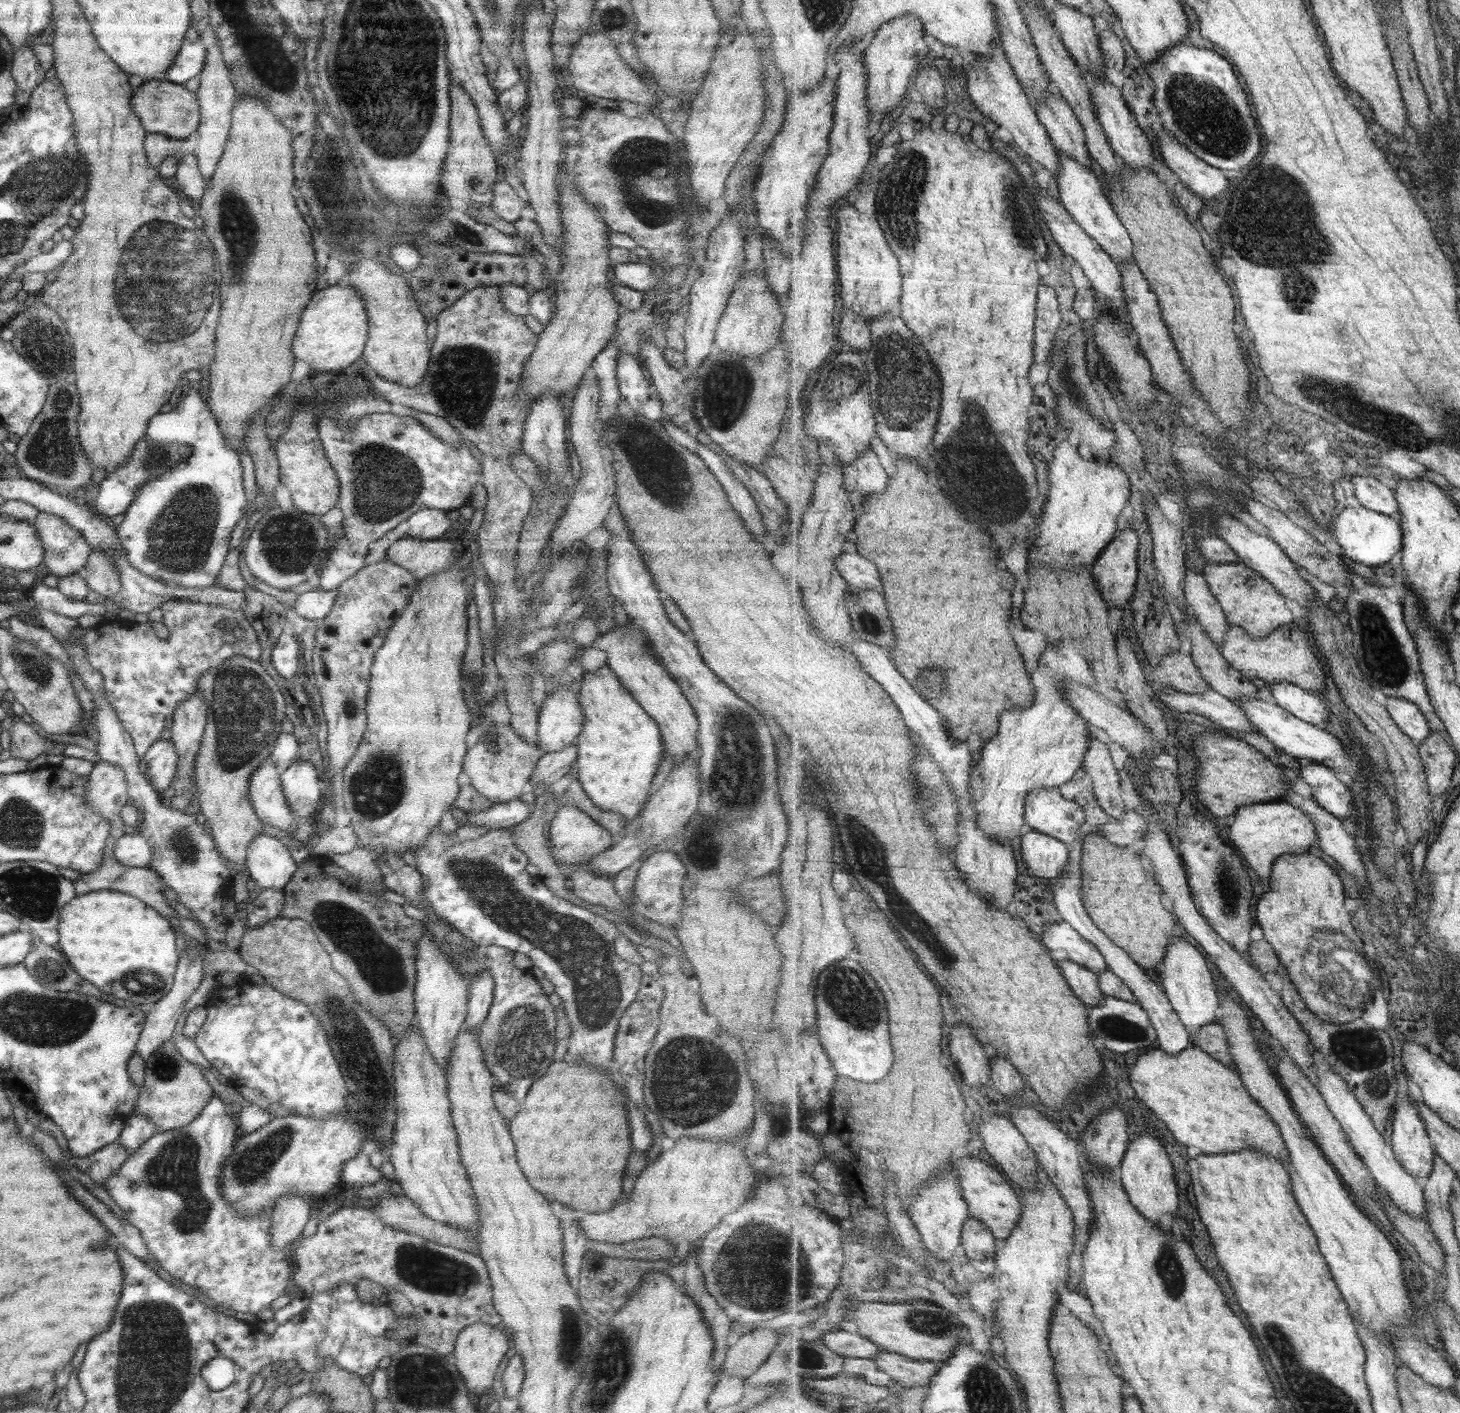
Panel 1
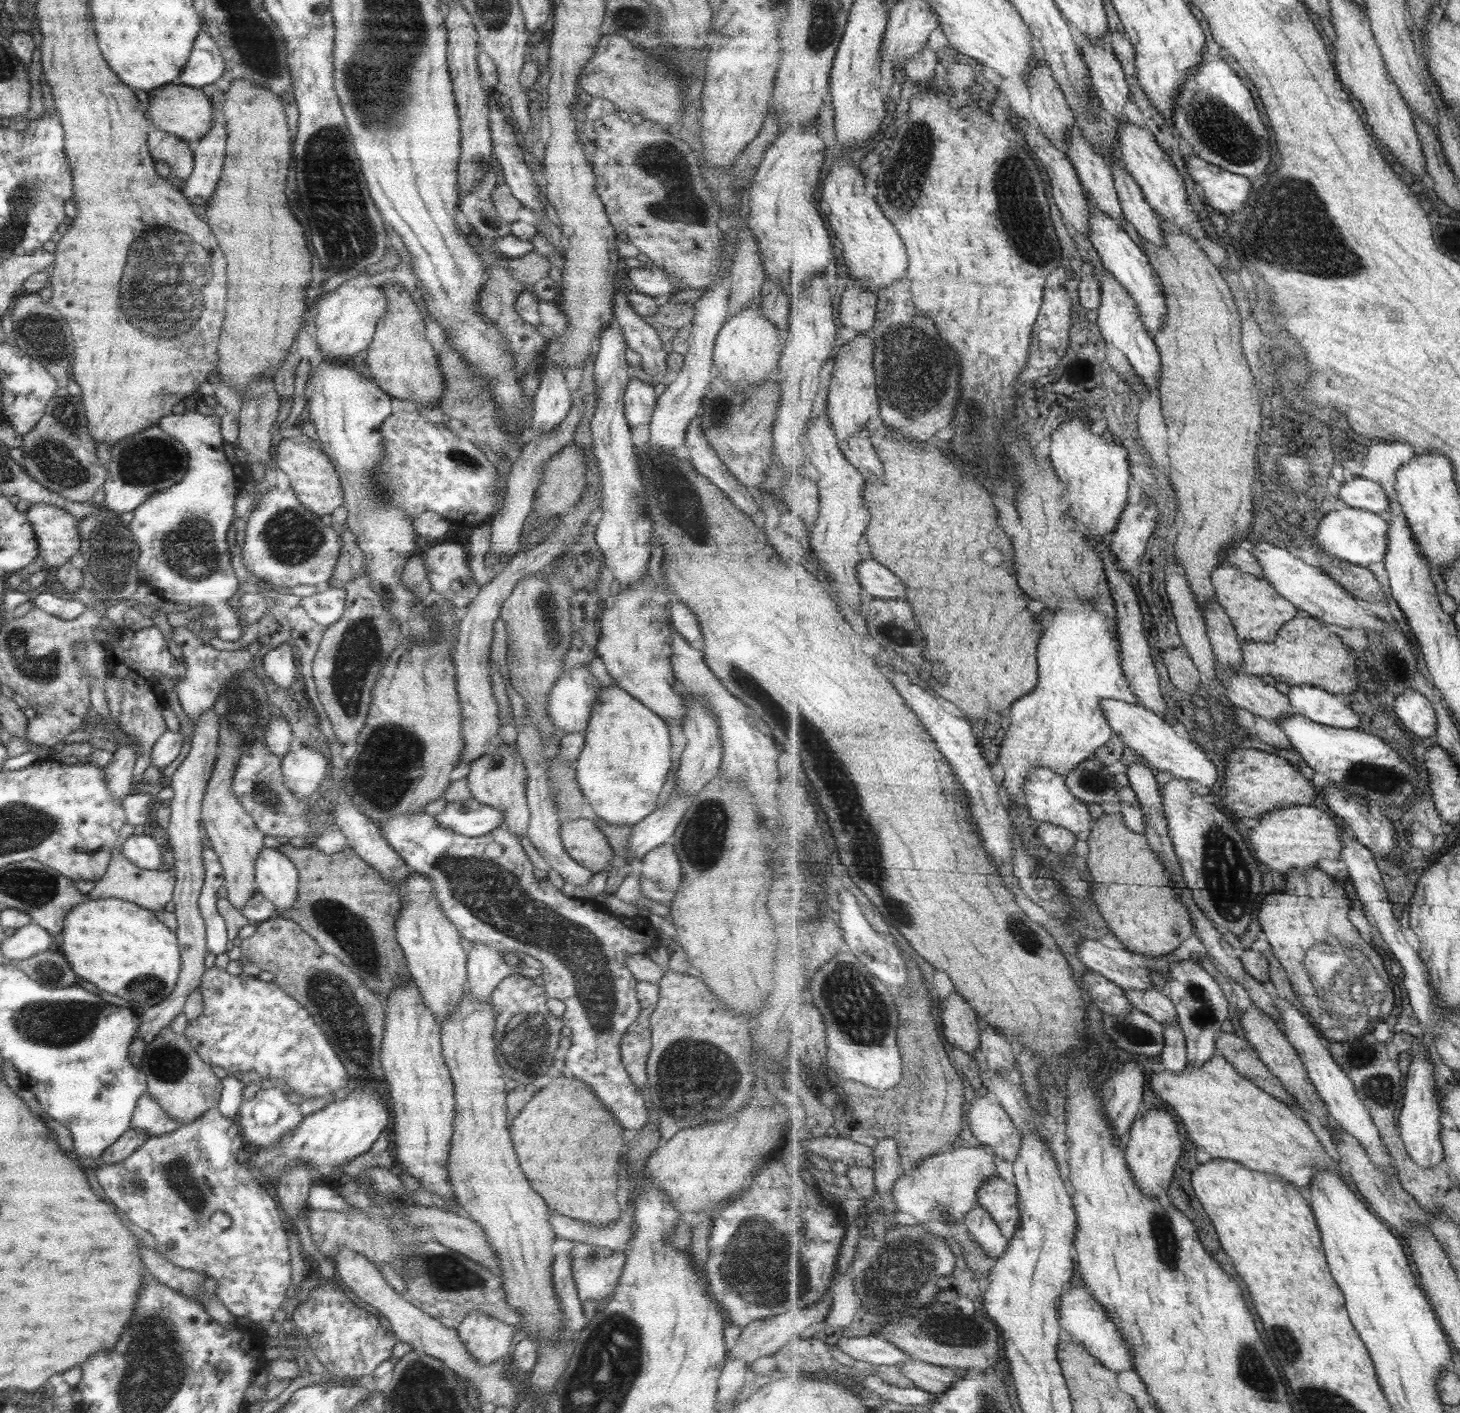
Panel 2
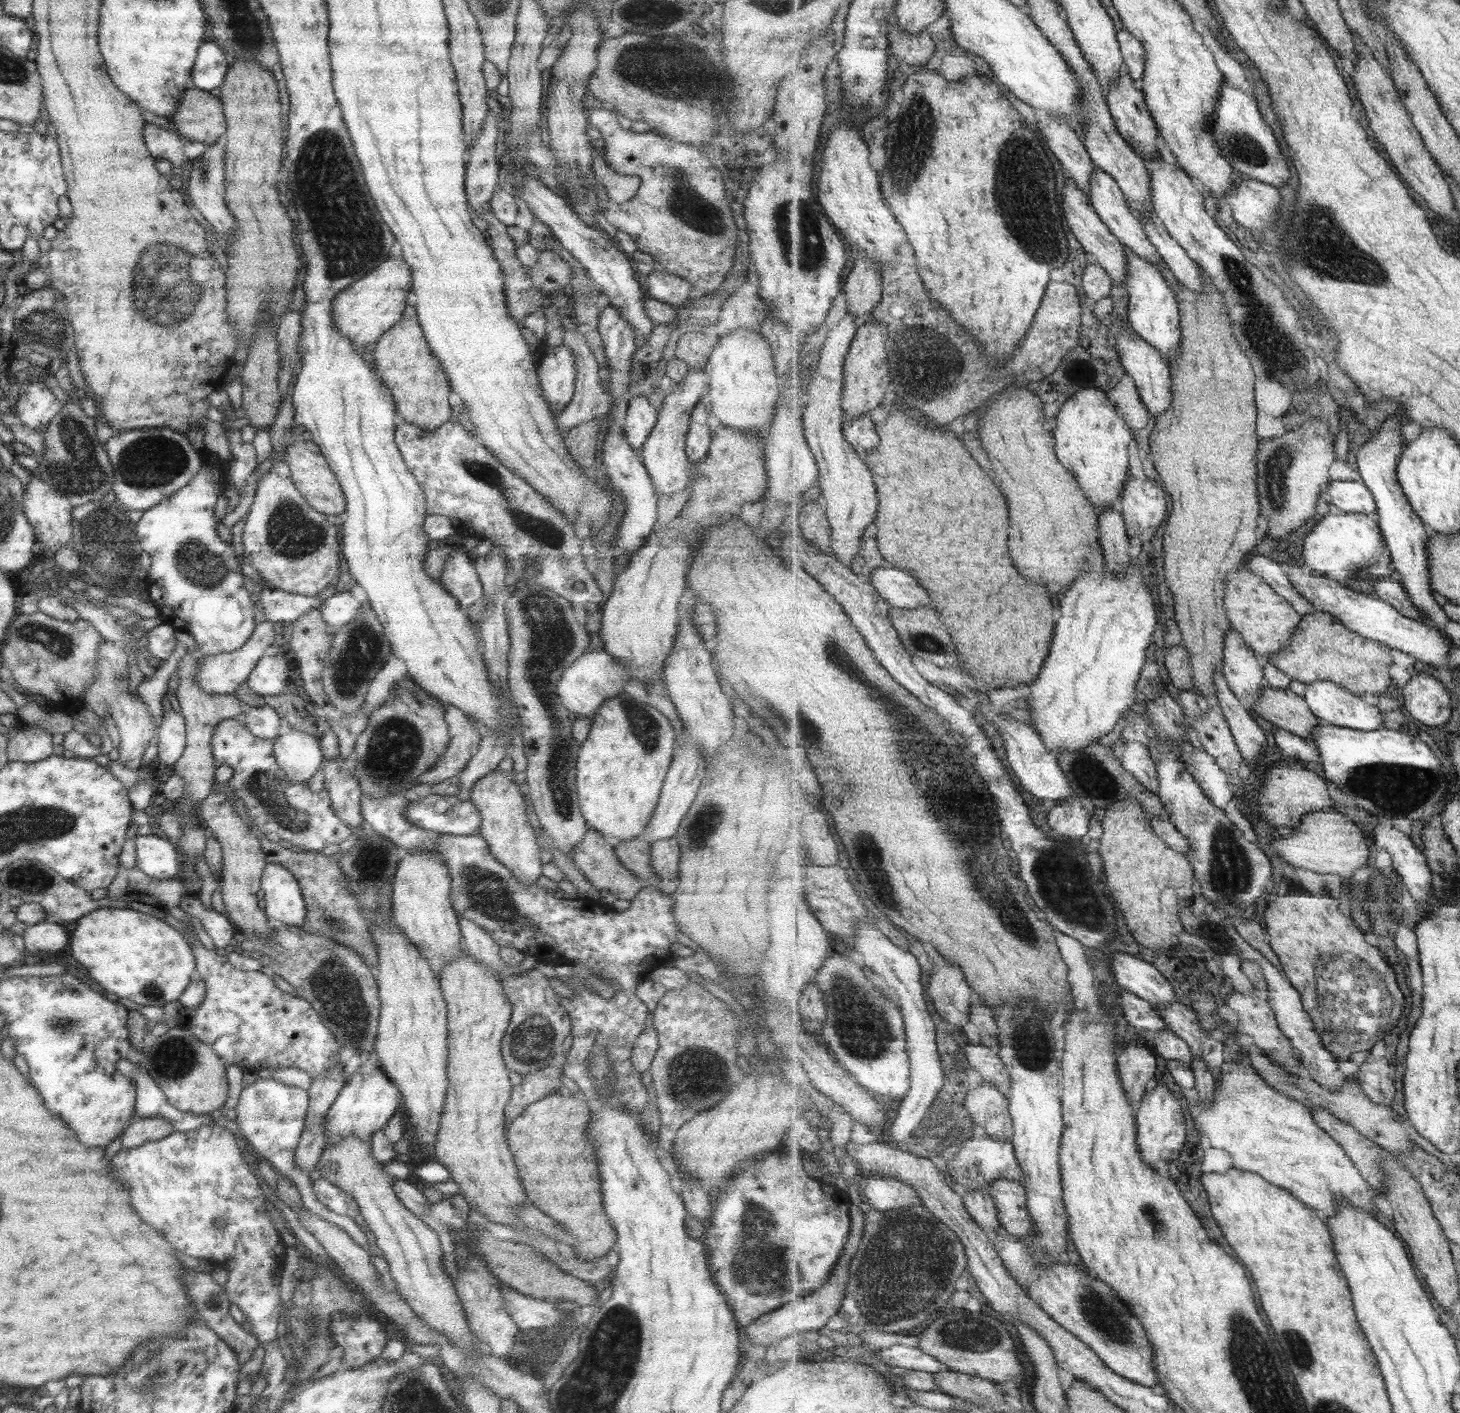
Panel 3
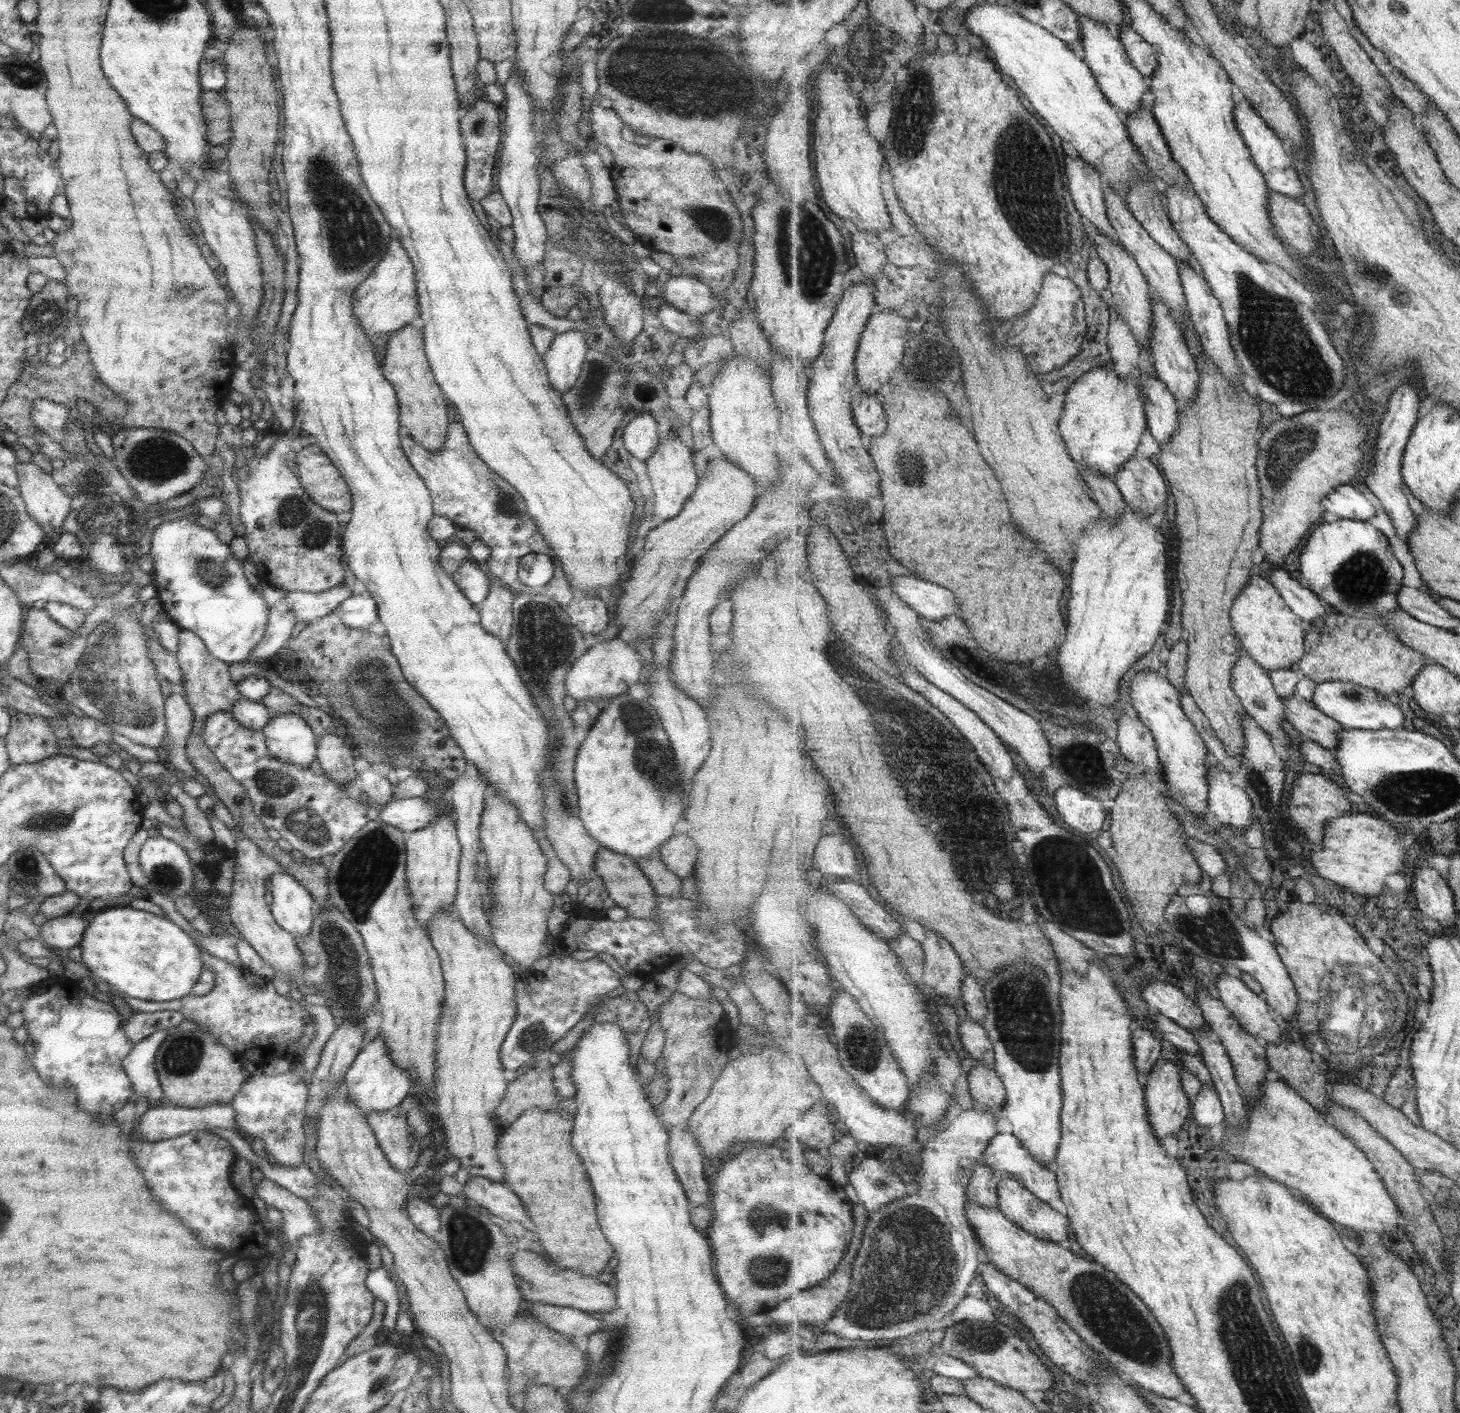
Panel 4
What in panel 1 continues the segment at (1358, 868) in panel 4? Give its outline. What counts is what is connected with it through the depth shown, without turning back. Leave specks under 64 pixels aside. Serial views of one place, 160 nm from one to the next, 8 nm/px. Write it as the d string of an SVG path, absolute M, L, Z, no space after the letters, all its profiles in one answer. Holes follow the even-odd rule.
M1285 800L1245 805L1234 816L1225 839L1238 850L1247 866L1263 878L1263 884L1270 884L1272 866L1282 854L1307 853L1318 842L1317 826L1310 815Z

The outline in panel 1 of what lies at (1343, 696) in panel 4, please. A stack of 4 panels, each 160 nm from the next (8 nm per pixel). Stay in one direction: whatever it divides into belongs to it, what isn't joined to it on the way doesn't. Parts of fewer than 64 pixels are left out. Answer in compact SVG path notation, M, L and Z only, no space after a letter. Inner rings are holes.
M1288 682L1270 684L1270 690L1275 702L1297 718L1321 728L1327 724L1329 708L1320 694Z

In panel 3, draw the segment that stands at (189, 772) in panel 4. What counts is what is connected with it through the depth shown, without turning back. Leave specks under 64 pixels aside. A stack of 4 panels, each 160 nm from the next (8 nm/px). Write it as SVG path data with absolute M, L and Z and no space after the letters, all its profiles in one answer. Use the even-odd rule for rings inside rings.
M172 709L163 712L161 723L156 730L157 750L156 762L171 766L184 749L183 717Z

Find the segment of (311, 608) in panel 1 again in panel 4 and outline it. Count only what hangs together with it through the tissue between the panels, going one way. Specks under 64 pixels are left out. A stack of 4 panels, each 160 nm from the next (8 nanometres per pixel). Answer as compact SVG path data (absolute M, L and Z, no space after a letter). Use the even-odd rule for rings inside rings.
M366 590L349 595L336 606L336 609L340 612L341 622L347 628L365 631L377 618L374 598L371 598Z

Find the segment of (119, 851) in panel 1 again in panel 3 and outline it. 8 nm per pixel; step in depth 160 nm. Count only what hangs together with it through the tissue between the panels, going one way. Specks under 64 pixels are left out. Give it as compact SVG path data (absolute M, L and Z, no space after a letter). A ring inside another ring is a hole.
M155 831L150 835L137 835L134 845L134 867L140 873L157 880L178 878L180 857L176 847L167 838Z

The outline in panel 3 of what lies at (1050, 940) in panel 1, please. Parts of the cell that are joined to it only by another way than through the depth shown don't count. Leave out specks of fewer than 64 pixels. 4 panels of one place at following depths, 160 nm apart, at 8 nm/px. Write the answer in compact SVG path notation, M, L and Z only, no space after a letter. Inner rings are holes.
M1117 952L1109 958L1116 984L1157 1006L1177 1000L1171 982L1151 964L1137 956Z

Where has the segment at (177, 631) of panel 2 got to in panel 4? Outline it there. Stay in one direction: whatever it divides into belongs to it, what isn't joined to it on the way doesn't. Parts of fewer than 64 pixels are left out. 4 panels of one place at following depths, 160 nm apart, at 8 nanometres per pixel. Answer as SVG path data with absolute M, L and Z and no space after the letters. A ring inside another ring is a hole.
M282 599L275 601L268 609L266 628L263 631L262 639L255 643L246 659L253 662L259 658L263 660L263 658L268 659L269 656L273 656L279 648L287 644L293 623L293 616Z

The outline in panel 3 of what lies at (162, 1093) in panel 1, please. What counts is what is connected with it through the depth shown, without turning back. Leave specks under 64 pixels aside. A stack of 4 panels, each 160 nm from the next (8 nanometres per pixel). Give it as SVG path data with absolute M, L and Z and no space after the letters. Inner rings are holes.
M179 1026L172 1027L165 1034L161 1034L159 1038L153 1038L153 1042L147 1045L142 1052L144 1053L144 1060L140 1062L140 1067L159 1086L166 1101L173 1108L183 1113L205 1115L223 1106L228 1089L225 1079L225 1068L227 1066L211 1051L211 1047L197 1041L189 1031L185 1031Z

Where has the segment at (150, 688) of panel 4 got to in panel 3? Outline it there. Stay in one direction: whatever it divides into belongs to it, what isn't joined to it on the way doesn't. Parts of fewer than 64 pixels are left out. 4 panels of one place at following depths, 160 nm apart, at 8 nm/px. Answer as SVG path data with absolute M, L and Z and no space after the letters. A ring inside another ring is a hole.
M102 640L98 644L96 654L96 675L92 685L82 694L82 708L90 708L97 716L111 718L118 730L118 761L127 768L134 770L141 768L142 754L147 743L156 736L157 724L147 713L146 704L138 697L133 697L127 691L127 679L124 670L127 669L128 652L111 641Z

